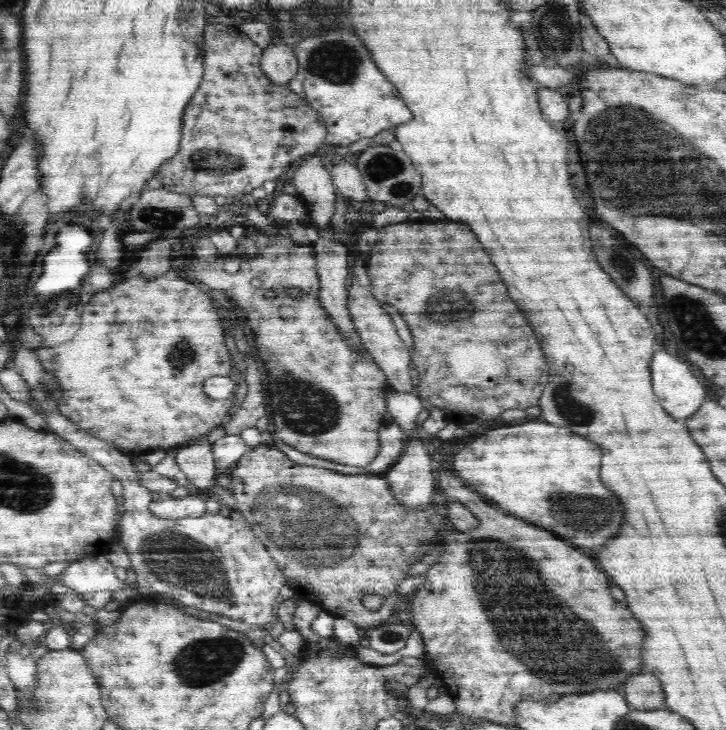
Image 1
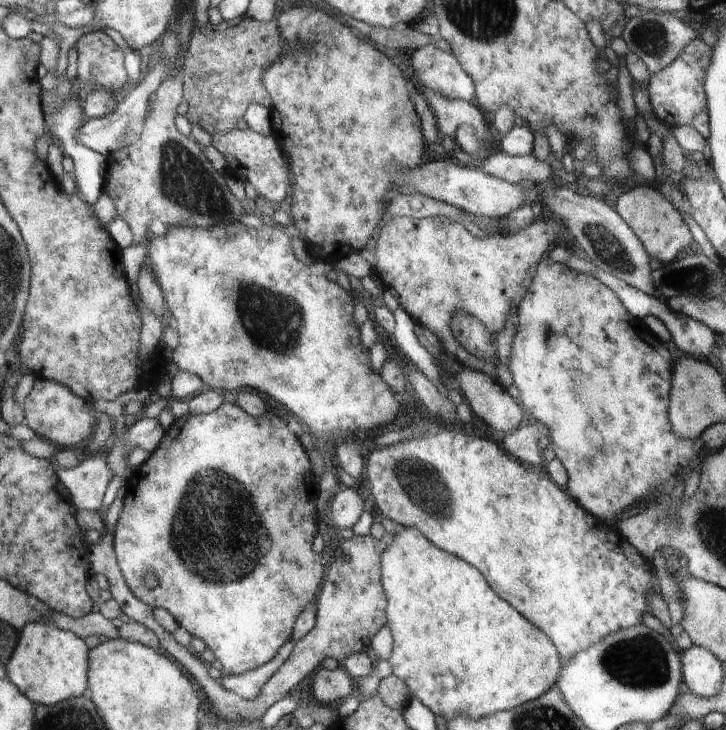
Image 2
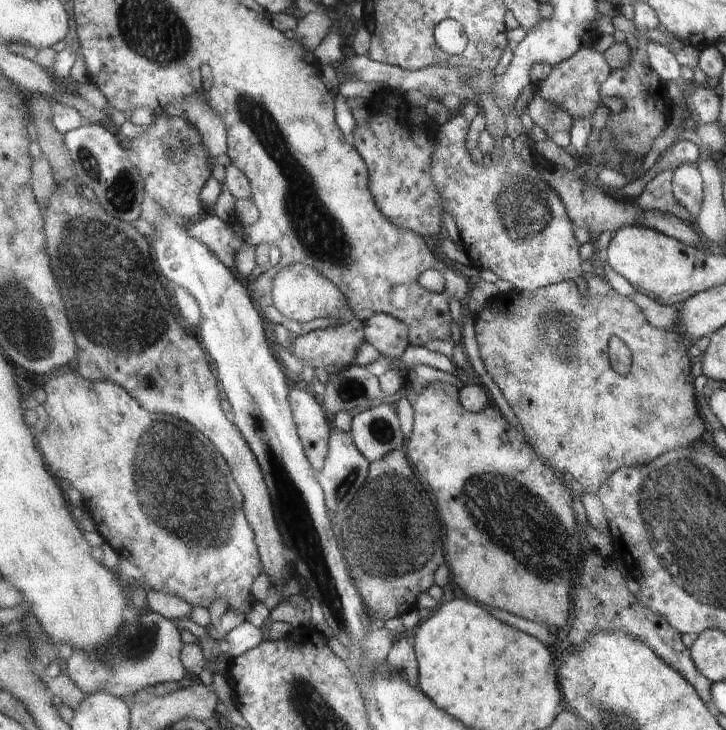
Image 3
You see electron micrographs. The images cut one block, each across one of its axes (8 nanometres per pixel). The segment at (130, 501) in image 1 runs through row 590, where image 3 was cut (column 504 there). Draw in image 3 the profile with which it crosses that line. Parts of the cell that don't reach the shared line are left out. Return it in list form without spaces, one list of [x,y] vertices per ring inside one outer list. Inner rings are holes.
[[[458,114],[447,123],[440,125],[440,128],[436,128],[431,174],[437,191],[443,198],[444,214],[449,212],[454,215],[457,222],[460,245],[469,258],[470,266],[476,267],[479,271],[492,270],[499,279],[514,284],[517,291],[533,291],[562,281],[574,281],[582,299],[586,300],[589,296],[588,284],[584,278],[580,278],[582,264],[580,264],[578,242],[574,238],[573,222],[567,210],[564,210],[562,199],[556,196],[557,192],[542,178],[536,166],[532,166],[531,162],[526,164],[526,161],[520,158],[516,160],[512,156],[513,140],[508,136],[498,151],[500,157],[498,162],[492,162],[490,166],[474,163],[465,145],[469,125],[467,119]]]

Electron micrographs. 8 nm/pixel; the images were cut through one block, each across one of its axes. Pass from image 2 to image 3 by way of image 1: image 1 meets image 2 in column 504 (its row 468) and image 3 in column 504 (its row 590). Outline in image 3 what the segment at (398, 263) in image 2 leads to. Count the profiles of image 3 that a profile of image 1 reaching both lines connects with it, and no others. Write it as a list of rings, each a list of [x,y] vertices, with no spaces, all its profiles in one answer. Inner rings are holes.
[[[588,272],[584,275],[584,280],[586,280],[589,290],[589,296],[586,300],[582,299],[574,281],[562,281],[533,291],[517,291],[514,289],[508,293],[498,293],[494,302],[489,302],[487,308],[478,317],[474,317],[476,320],[474,320],[473,325],[482,362],[492,380],[502,390],[510,408],[514,410],[514,414],[522,424],[522,430],[524,430],[528,442],[532,442],[532,446],[536,446],[536,454],[540,454],[540,458],[544,458],[544,462],[548,462],[548,466],[552,466],[554,470],[572,474],[574,479],[578,480],[584,487],[584,493],[594,494],[599,492],[607,478],[620,466],[648,464],[648,462],[652,462],[654,458],[658,458],[660,454],[664,454],[668,450],[690,448],[690,446],[698,444],[702,440],[702,434],[704,434],[704,424],[698,418],[698,410],[696,410],[696,402],[694,402],[694,388],[692,388],[692,380],[690,380],[692,368],[689,356],[692,352],[686,352],[686,344],[682,342],[682,336],[678,333],[668,332],[668,329],[653,327],[647,321],[643,310],[640,310],[640,307],[636,306],[636,303],[632,302],[630,297],[620,296],[616,290],[612,290],[610,284],[606,280],[602,280],[602,276],[598,278],[598,276],[594,276],[594,273]],[[612,337],[620,337],[631,350],[631,374],[620,375],[612,366]]]

